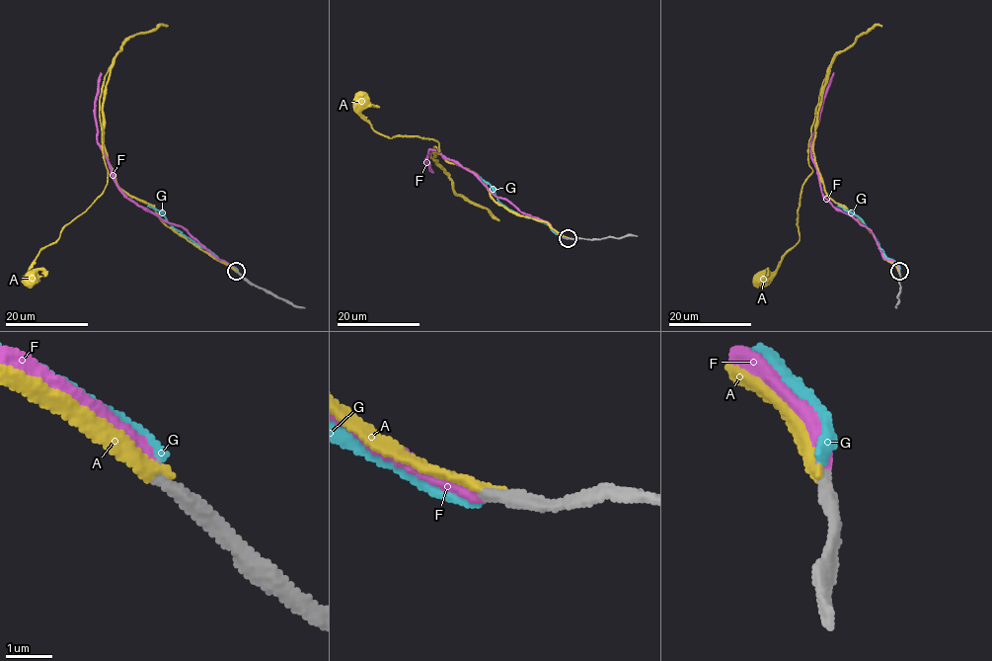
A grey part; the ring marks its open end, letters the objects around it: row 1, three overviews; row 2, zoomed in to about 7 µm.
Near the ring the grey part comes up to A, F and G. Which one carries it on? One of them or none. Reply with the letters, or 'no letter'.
F

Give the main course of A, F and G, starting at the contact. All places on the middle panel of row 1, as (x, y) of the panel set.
A: (569, 237), (503, 208), (476, 174), (439, 153), (434, 160), (434, 139), (381, 135), (360, 113), (365, 100)
F: (569, 238), (496, 197), (437, 150), (428, 152), (432, 173)
G: (569, 238), (559, 235), (545, 222), (509, 210), (479, 176)

